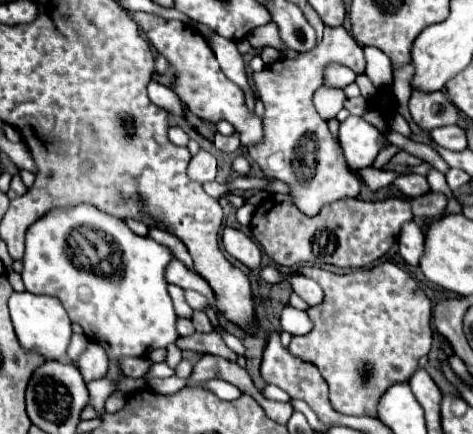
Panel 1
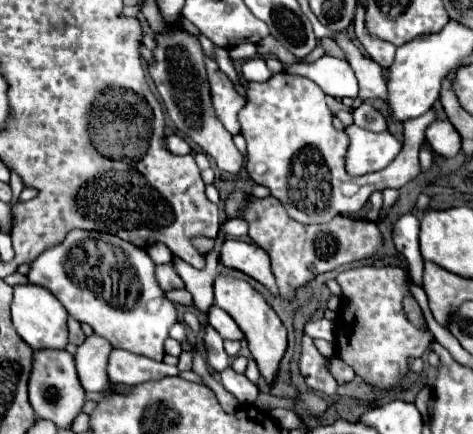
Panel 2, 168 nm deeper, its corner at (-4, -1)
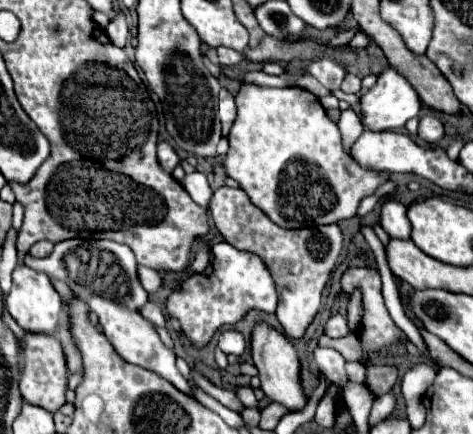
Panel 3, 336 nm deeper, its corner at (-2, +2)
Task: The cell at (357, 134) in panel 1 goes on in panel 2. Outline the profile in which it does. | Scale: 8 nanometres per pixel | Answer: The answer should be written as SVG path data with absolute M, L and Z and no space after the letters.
M352 124L346 128L346 134L350 138L346 170L352 176L362 176L386 168L402 148L402 144L390 132L376 134Z

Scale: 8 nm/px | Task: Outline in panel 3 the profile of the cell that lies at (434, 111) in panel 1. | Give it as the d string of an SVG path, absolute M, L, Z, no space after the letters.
M242 85L236 95L238 117L228 135L228 153L224 155L224 171L232 177L242 191L246 191L252 205L264 211L270 221L282 229L302 229L338 223L356 215L358 205L364 197L372 195L388 173L376 173L360 167L350 155L344 153L340 143L340 131L334 121L326 115L318 97L300 87L258 87Z

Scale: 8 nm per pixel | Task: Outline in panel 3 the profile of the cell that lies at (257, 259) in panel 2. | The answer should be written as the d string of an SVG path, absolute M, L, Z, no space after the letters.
M216 243L210 249L208 266L200 275L192 275L182 283L182 289L172 291L172 302L166 304L170 315L178 318L182 333L196 349L210 343L212 335L224 327L238 323L250 309L262 309L274 313L278 295L270 271L252 253L242 253L226 243Z

